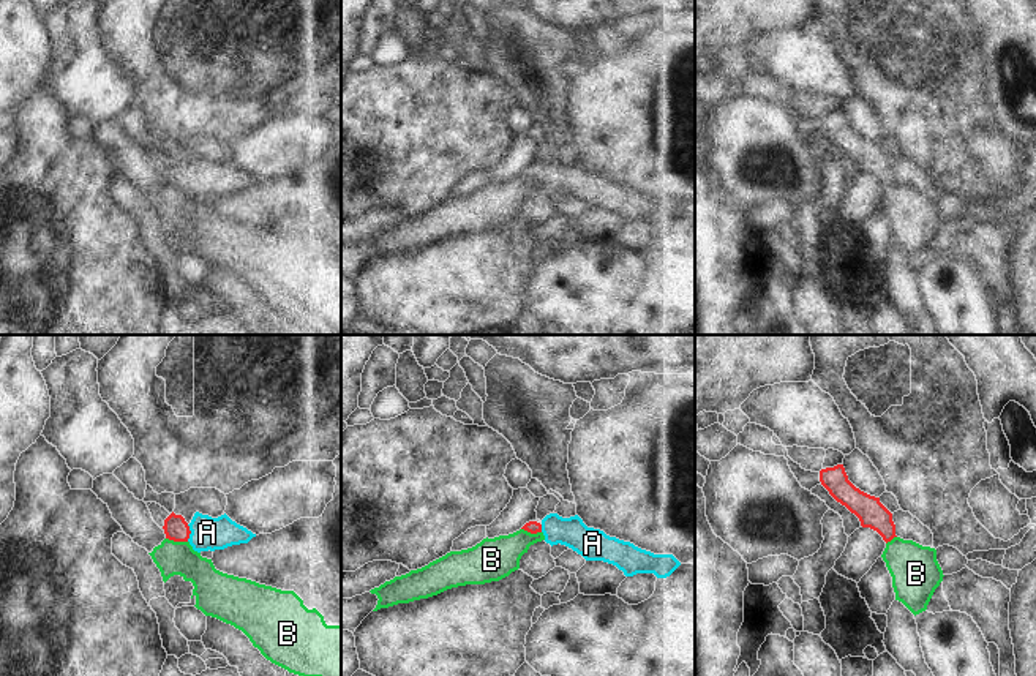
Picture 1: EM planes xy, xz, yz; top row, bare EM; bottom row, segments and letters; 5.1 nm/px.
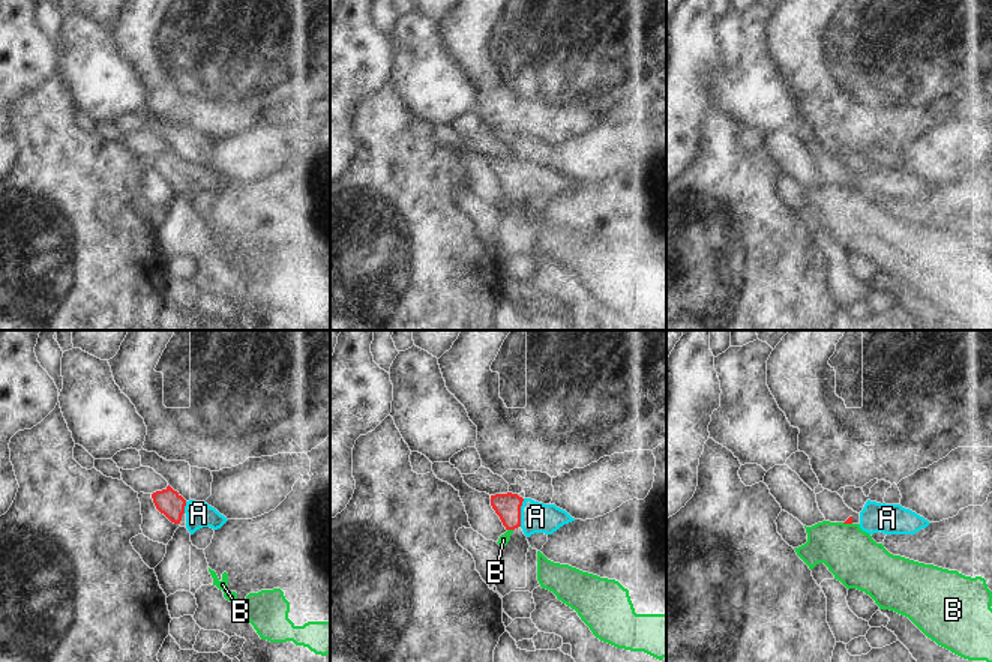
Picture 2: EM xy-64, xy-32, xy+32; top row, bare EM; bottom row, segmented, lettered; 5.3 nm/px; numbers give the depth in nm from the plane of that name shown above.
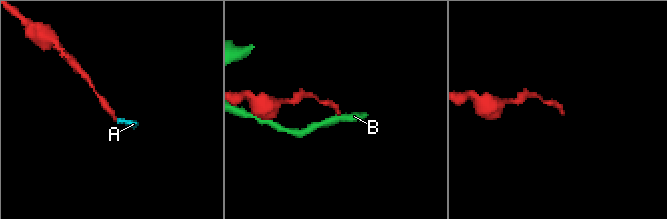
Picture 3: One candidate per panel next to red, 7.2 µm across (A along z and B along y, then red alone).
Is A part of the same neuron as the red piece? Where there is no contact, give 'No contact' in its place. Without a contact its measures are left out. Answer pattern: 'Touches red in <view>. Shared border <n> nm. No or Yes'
Touches red in xy. Shared border 90 nm. Yes.

